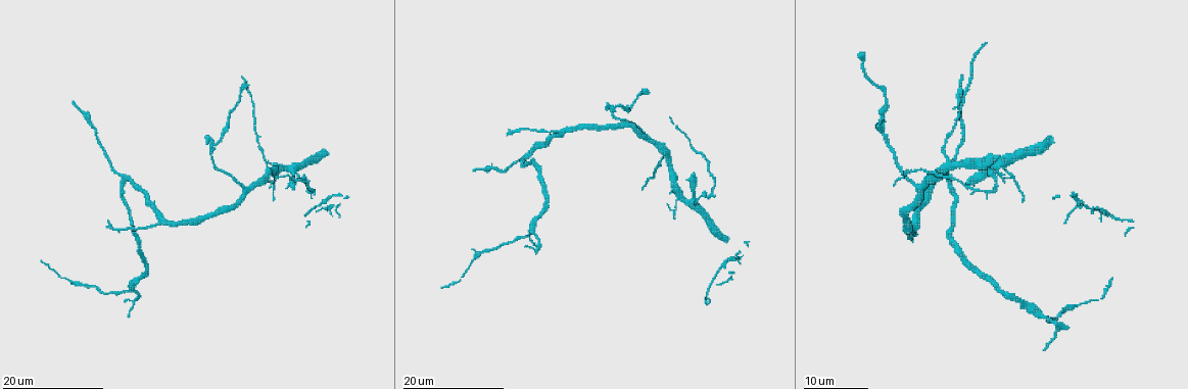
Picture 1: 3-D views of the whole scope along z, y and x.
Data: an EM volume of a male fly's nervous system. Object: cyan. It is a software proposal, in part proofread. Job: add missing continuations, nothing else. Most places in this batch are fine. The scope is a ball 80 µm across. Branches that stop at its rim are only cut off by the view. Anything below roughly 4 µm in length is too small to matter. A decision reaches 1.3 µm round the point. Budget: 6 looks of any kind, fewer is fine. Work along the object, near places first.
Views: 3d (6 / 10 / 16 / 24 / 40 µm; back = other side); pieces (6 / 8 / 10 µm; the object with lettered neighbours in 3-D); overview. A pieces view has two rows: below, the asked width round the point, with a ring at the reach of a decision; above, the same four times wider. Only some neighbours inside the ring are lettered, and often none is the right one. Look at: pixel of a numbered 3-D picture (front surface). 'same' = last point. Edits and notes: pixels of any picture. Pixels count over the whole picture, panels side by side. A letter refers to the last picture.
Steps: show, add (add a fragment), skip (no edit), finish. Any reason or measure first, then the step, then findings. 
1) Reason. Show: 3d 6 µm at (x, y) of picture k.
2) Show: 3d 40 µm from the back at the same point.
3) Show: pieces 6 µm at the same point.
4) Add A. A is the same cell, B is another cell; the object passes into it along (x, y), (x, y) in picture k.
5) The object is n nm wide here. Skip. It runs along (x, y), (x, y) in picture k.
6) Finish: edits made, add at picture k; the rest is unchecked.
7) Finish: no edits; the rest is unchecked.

Free end. Show: 3d 24 µm at (106, 220) of picture 1.

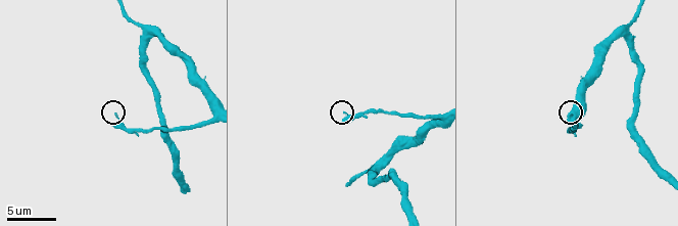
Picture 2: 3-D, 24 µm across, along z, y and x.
Show: pieces 8 µm at (114, 115) of picture 2.

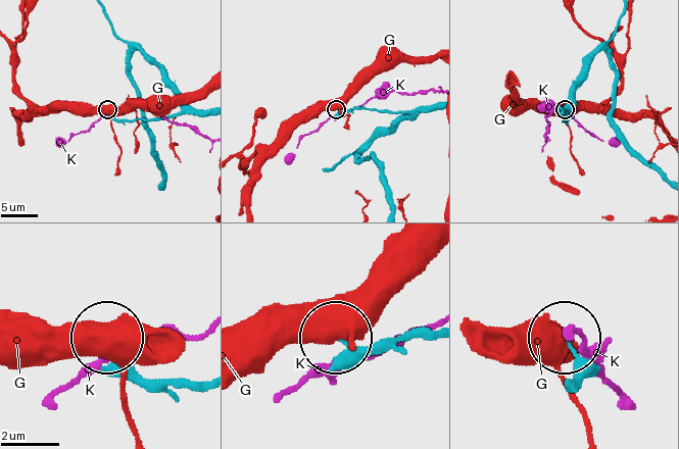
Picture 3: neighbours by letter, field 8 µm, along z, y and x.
The object is 100 nm wide here. Skip. G and K are other cells; it runs along (433, 338), (368, 345), (341, 340) in picture 3; no lettered fragment goes on from it.

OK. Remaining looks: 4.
Tapers out. Show: 3d 24 µm at (528, 234) of picture 1.

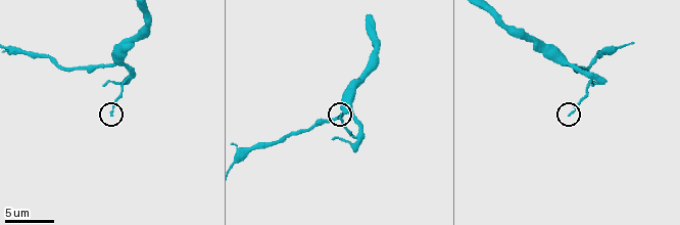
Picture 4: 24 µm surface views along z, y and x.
Show: pieces 8 µm at (111, 114) of picture 4.

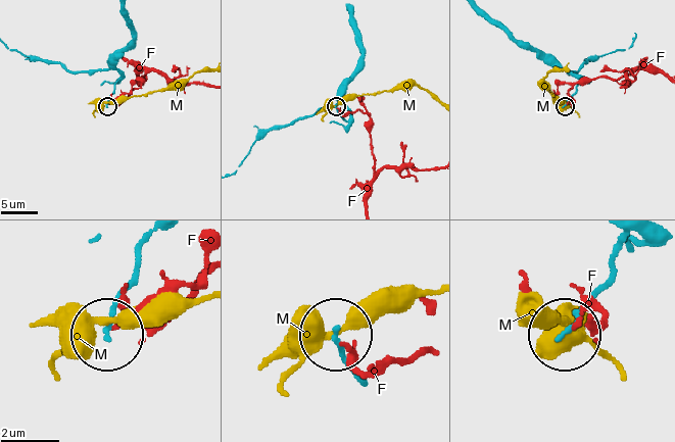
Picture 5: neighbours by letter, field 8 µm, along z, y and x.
The object is 140 nm wide here. Skip. F and M are other cells; it runs along (620, 243), (606, 287), (567, 335) in picture 5; no lettered fragment goes on from it.

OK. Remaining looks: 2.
Long arm stops here. Show: 3d 24 µm at (893, 185) of picture 1.

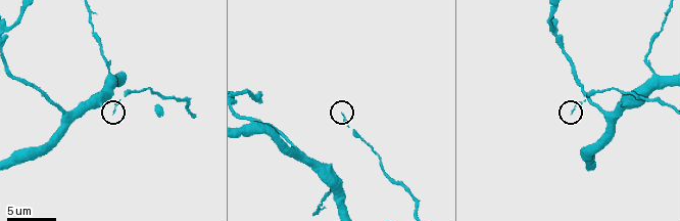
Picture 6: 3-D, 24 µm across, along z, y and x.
Show: pieces 6 µm at (342, 113) of picture 6.

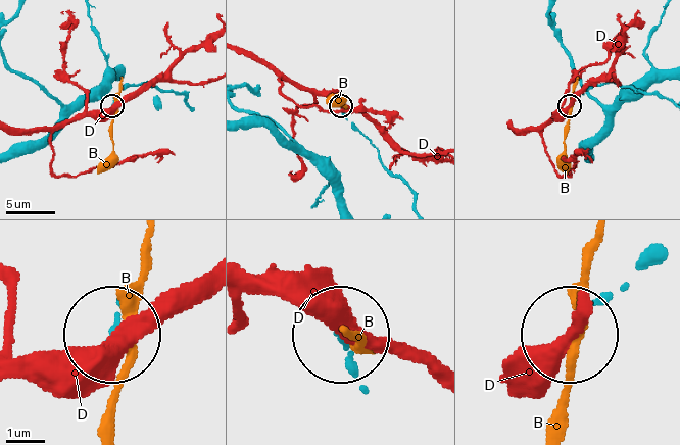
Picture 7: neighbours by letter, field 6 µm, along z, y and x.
Skip. B and D are other cells; no lettered fragment goes on from it.

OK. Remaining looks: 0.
Finish: no edits; the rest is unchecked.

